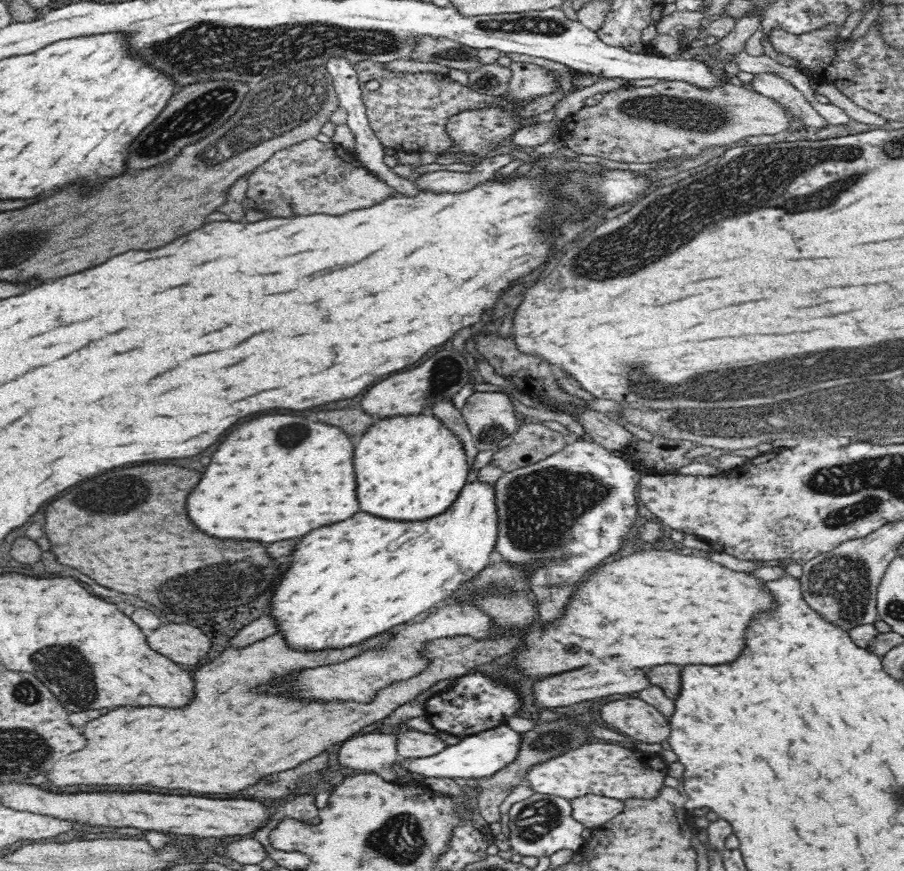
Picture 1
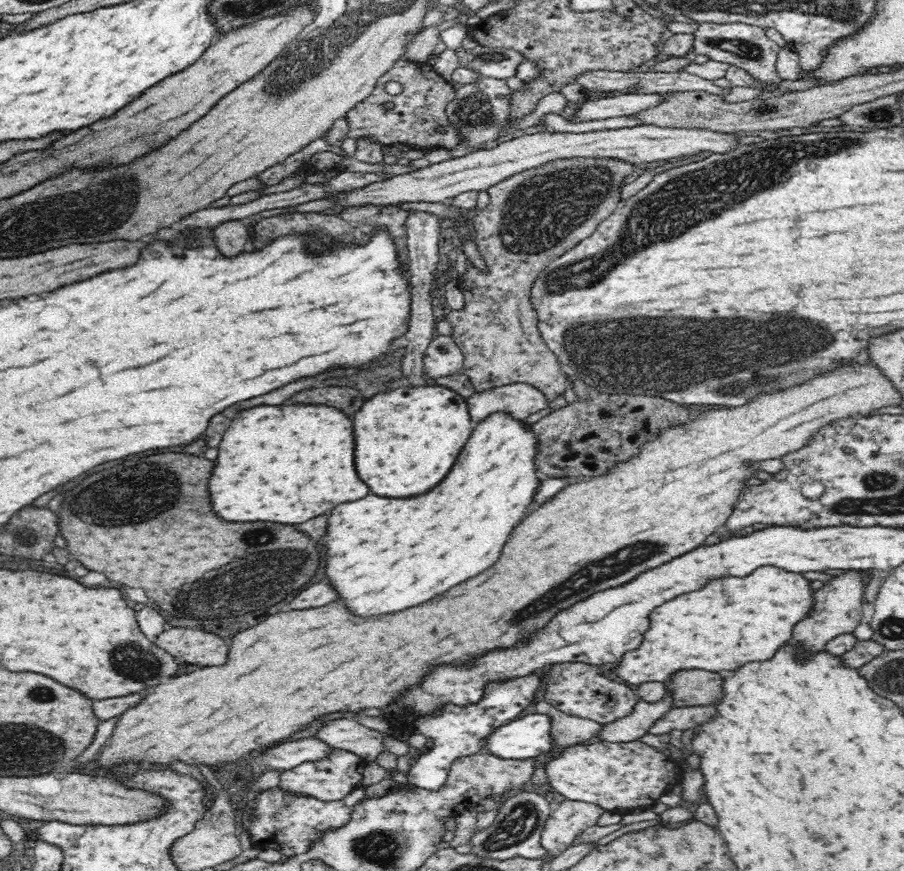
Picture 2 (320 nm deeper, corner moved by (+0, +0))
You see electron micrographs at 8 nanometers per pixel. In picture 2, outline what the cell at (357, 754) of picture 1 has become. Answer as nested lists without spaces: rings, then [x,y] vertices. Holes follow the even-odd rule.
[[[306,738],[272,746],[260,754],[260,760],[270,769],[284,772],[306,762],[320,761],[330,755],[330,751],[328,744],[314,738]]]

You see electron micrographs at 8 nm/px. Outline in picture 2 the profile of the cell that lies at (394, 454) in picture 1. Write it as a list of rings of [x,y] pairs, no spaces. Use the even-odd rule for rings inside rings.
[[[432,384],[376,394],[354,414],[356,470],[372,494],[408,498],[430,490],[454,466],[473,431],[466,398]]]

